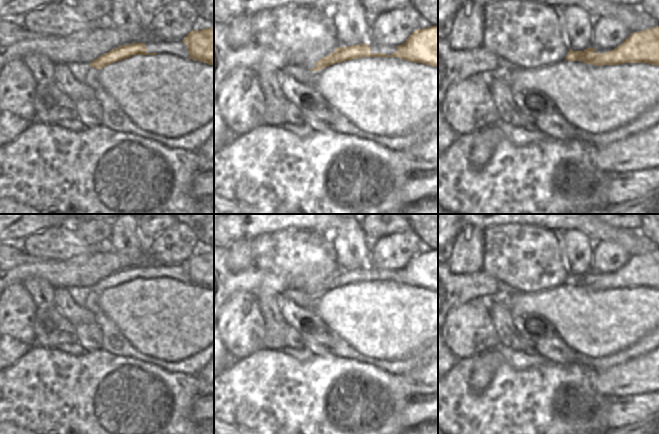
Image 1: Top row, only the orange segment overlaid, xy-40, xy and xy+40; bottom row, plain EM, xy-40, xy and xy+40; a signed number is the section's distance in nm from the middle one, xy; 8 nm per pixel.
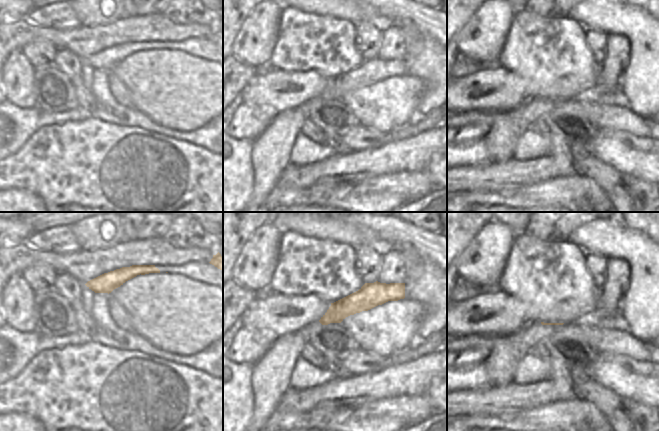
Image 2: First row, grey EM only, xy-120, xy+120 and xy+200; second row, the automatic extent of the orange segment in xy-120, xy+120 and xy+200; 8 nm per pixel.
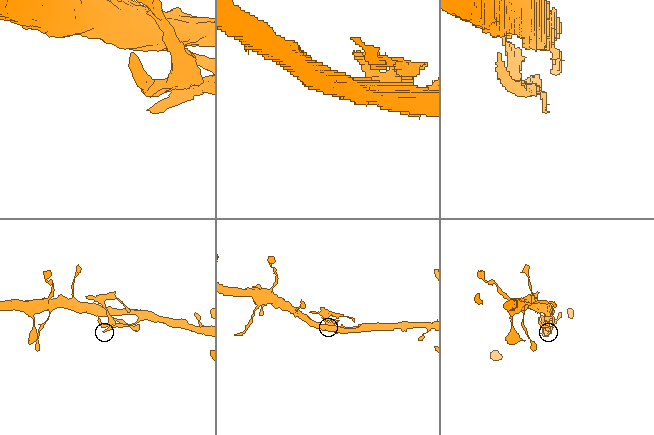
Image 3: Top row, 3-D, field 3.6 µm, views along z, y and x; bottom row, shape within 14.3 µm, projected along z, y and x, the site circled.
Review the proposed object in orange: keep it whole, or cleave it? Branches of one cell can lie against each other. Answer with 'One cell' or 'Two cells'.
Two cells.

